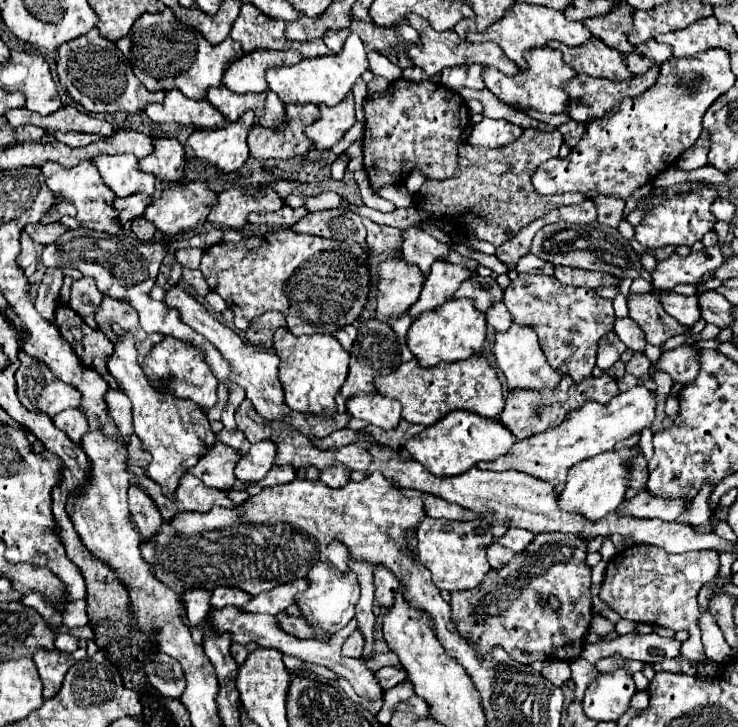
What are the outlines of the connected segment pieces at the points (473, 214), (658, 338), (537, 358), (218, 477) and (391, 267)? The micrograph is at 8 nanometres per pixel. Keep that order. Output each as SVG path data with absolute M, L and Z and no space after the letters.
M526 129L522 133L520 139L516 139L510 145L498 147L498 149L490 149L490 147L472 147L468 143L460 145L458 151L458 169L456 175L452 179L426 179L426 183L420 187L420 191L412 197L414 199L414 207L428 213L430 219L446 219L450 221L456 229L462 229L464 225L470 225L476 233L478 239L492 243L494 247L500 247L504 241L508 241L510 237L514 237L522 227L526 227L530 221L540 219L542 215L546 215L548 211L562 207L562 205L572 205L572 195L540 195L534 191L532 187L532 173L536 171L536 167L552 157L558 155L558 149L562 145L562 135L560 131L552 131L552 133L544 133L540 135L540 131L536 129Z
M654 291L644 295L628 295L628 317L640 325L640 329L646 335L646 341L656 347L662 347L670 337L688 331L688 327L676 323L676 319L672 319L660 307L658 295Z
M512 323L508 331L496 331L494 355L510 389L552 389L560 381L560 375L548 365L534 329L528 325Z
M214 443L210 451L206 451L188 473L198 477L206 487L228 491L236 481L236 459L240 459L240 453L234 451L230 445Z
M390 257L378 265L378 307L376 317L388 321L388 315L400 315L410 309L420 297L424 285L424 273L404 261L402 257Z

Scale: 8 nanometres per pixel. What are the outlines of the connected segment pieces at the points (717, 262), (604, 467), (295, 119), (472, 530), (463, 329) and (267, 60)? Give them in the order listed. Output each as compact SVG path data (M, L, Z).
M708 247L704 251L690 253L680 257L678 253L670 253L666 259L658 261L652 271L652 289L674 289L680 283L696 283L704 273L714 271L722 265L720 247Z
M634 449L608 451L604 455L596 455L592 459L586 459L584 463L572 467L572 471L568 471L564 491L558 497L558 507L568 513L578 513L588 521L598 521L604 515L612 513L624 501L624 493L628 489L628 483L624 479L628 475L626 461L632 455L636 455Z
M286 105L286 119L280 127L270 129L254 125L248 133L250 155L256 159L290 159L302 157L312 149L312 141L304 135L304 129L318 119L318 107Z
M422 519L418 525L418 559L432 573L432 583L438 589L458 591L480 585L490 571L486 547L492 543L490 527L484 521L448 521L448 519Z
M450 299L434 311L418 315L408 333L406 345L420 367L434 367L440 361L460 361L480 353L486 339L486 319L470 299Z
M258 49L230 63L222 83L234 93L262 93L268 89L264 71L270 65L292 65L292 63L298 63L300 59L302 55L292 49L286 49L286 51Z

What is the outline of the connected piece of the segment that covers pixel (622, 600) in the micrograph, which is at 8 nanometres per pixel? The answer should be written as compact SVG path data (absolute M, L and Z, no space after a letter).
M632 545L608 561L598 596L606 605L616 609L622 619L668 627L674 631L686 629L690 637L686 644L681 646L680 654L691 661L702 662L706 655L698 629L700 611L696 595L704 583L714 579L716 573L718 573L718 551L704 549L682 555L670 555L660 547Z

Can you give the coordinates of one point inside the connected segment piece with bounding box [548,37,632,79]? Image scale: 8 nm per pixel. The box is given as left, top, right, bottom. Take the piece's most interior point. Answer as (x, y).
(595, 59)

